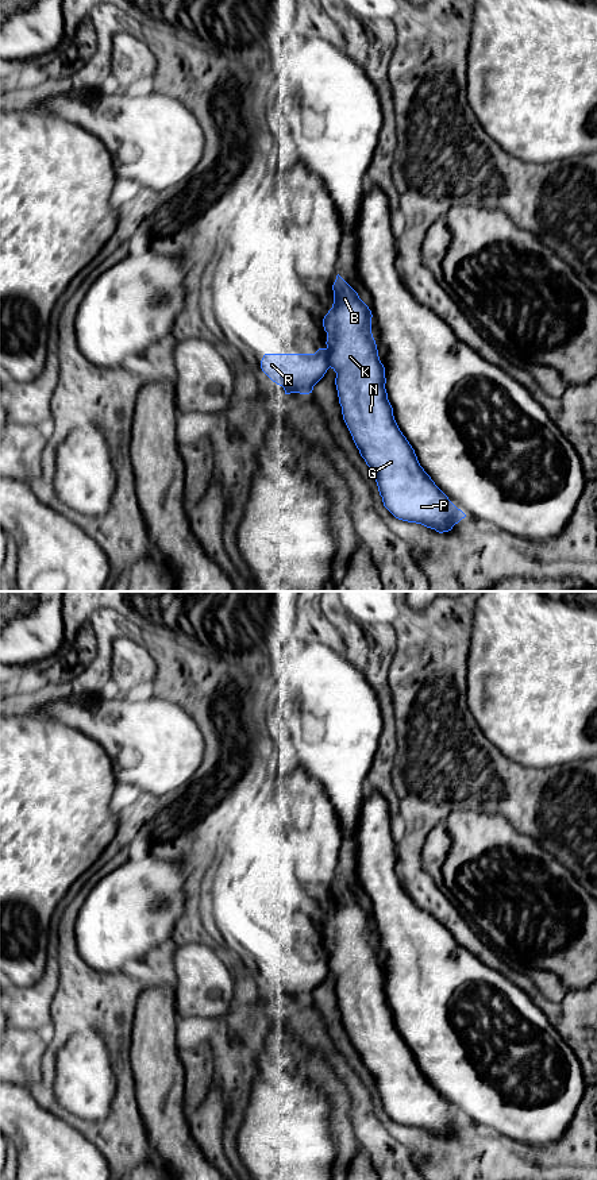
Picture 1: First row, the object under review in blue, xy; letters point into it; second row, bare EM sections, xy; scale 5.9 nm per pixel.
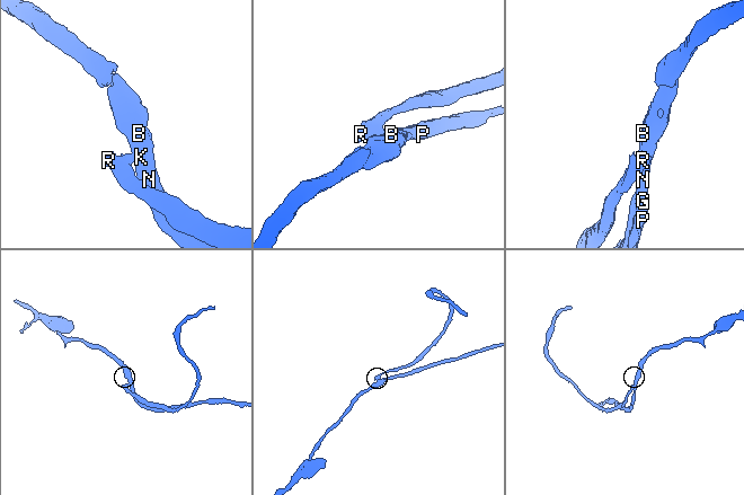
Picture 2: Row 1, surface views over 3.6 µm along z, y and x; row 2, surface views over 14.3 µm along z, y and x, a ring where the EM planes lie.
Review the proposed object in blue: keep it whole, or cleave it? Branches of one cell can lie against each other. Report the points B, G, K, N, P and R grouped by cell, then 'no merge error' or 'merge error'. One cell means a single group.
B G K N P / R; merge error

